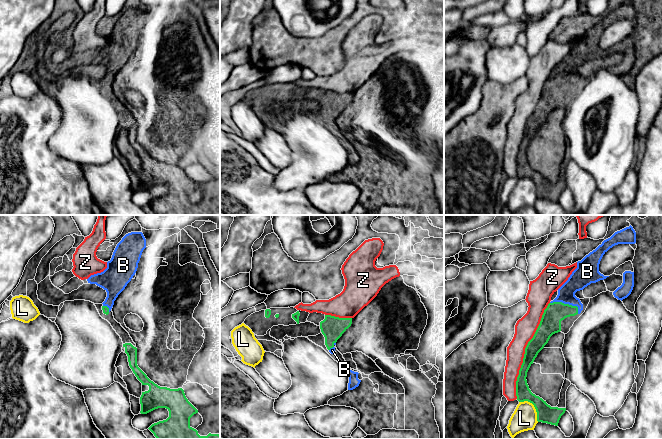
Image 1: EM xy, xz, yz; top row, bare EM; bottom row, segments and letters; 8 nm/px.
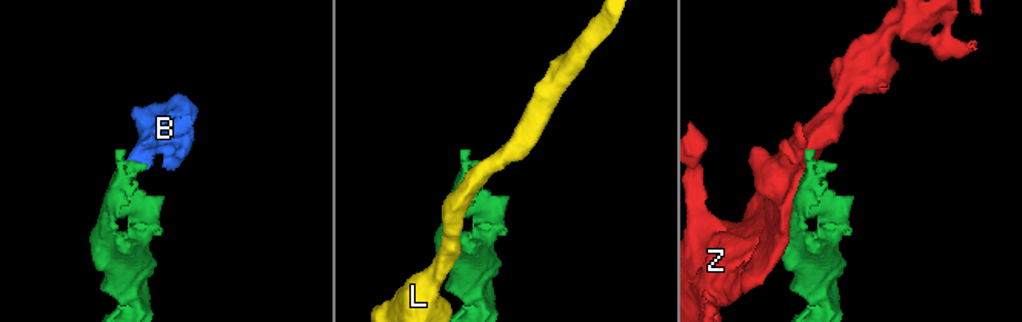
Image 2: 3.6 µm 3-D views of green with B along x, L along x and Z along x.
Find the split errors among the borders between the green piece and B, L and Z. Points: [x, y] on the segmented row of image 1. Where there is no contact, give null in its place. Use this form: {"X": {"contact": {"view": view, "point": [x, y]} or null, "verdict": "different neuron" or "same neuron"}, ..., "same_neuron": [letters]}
{"B": {"contact": {"view": "yz", "point": [567, 304]}, "verdict": "same neuron"}, "L": {"contact": {"view": "yz", "point": [534, 406]}, "verdict": "different neuron"}, "Z": {"contact": {"view": "yz", "point": [525, 350]}, "verdict": "different neuron"}, "same_neuron": ["B"]}

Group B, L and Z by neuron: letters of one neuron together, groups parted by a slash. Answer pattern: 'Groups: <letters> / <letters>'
Groups: B / L / Z

